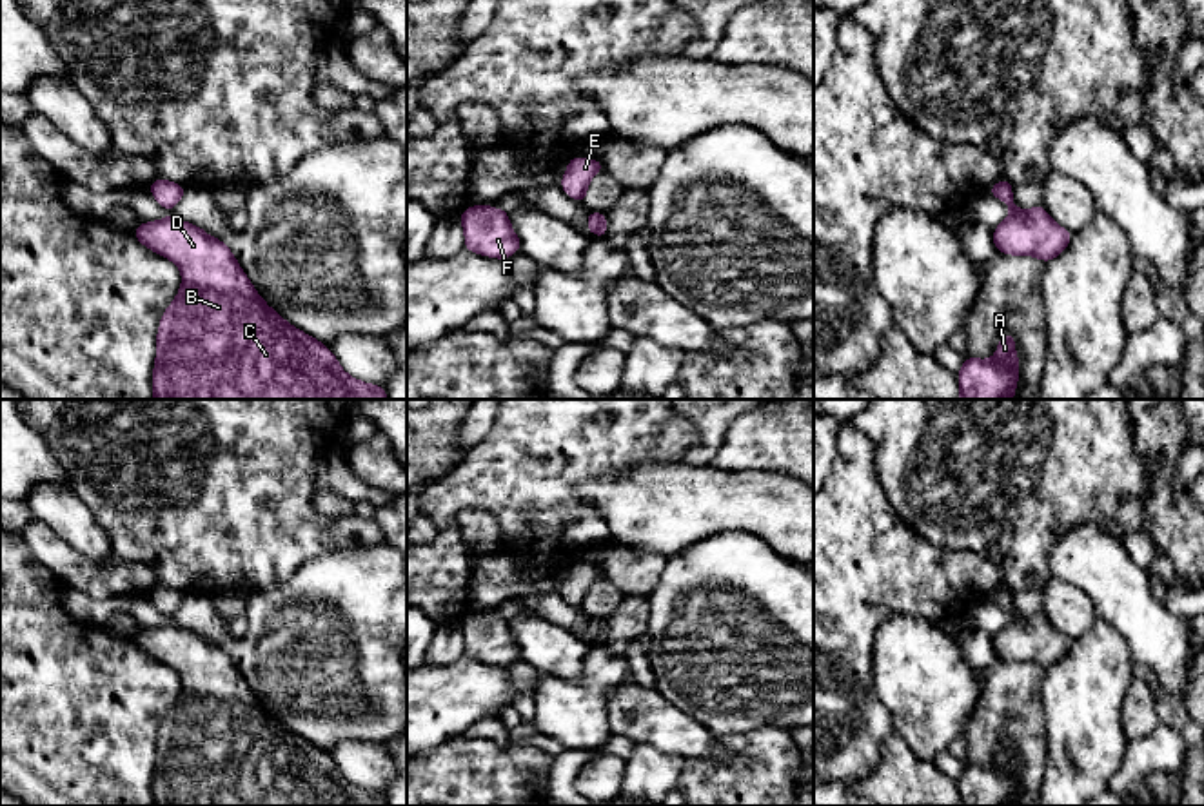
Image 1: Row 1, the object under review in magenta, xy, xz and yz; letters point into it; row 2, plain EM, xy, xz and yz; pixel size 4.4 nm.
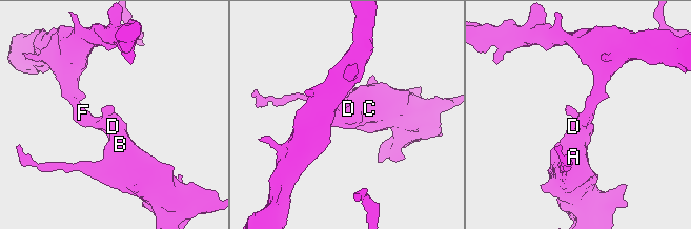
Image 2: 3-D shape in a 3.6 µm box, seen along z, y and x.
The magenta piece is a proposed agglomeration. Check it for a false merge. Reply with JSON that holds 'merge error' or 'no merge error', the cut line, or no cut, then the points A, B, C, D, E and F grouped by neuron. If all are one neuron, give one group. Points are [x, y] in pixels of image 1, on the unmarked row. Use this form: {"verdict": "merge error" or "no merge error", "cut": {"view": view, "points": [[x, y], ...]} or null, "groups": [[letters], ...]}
{"verdict": "no merge error", "cut": null, "groups": [["A", "B", "C", "D", "E", "F"]]}

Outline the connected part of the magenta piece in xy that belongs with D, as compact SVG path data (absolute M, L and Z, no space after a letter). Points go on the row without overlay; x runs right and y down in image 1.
M174 623L140 630L134 643L182 677L178 703L162 721L156 741L151 786L154 806L389 806L381 791L350 784L325 750L292 733L272 717L222 646Z

